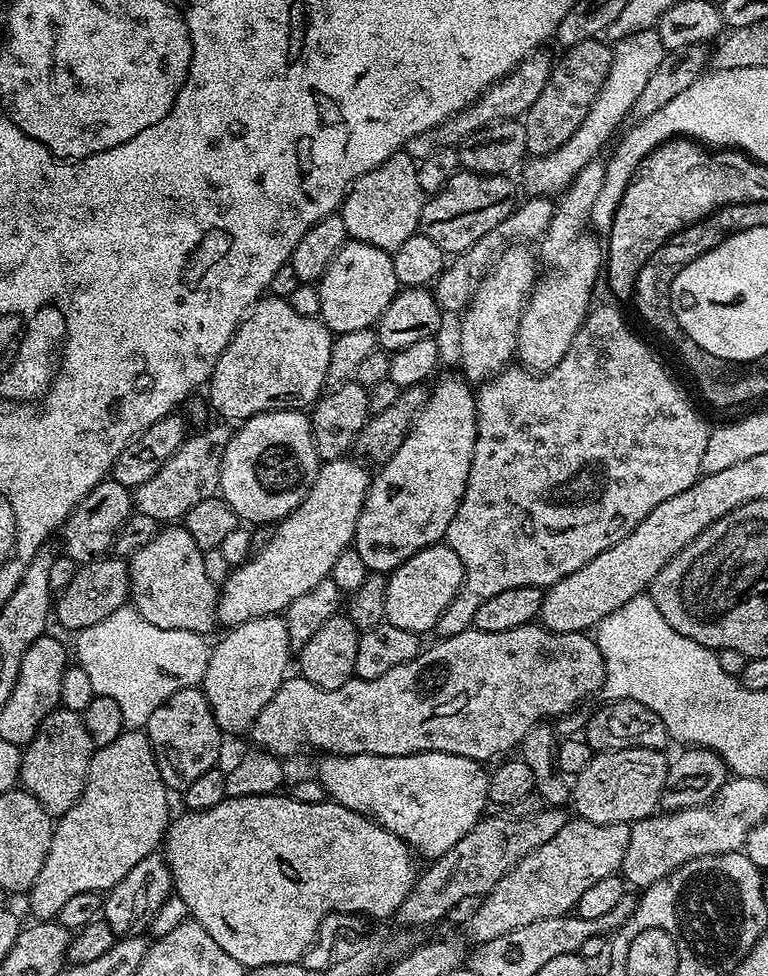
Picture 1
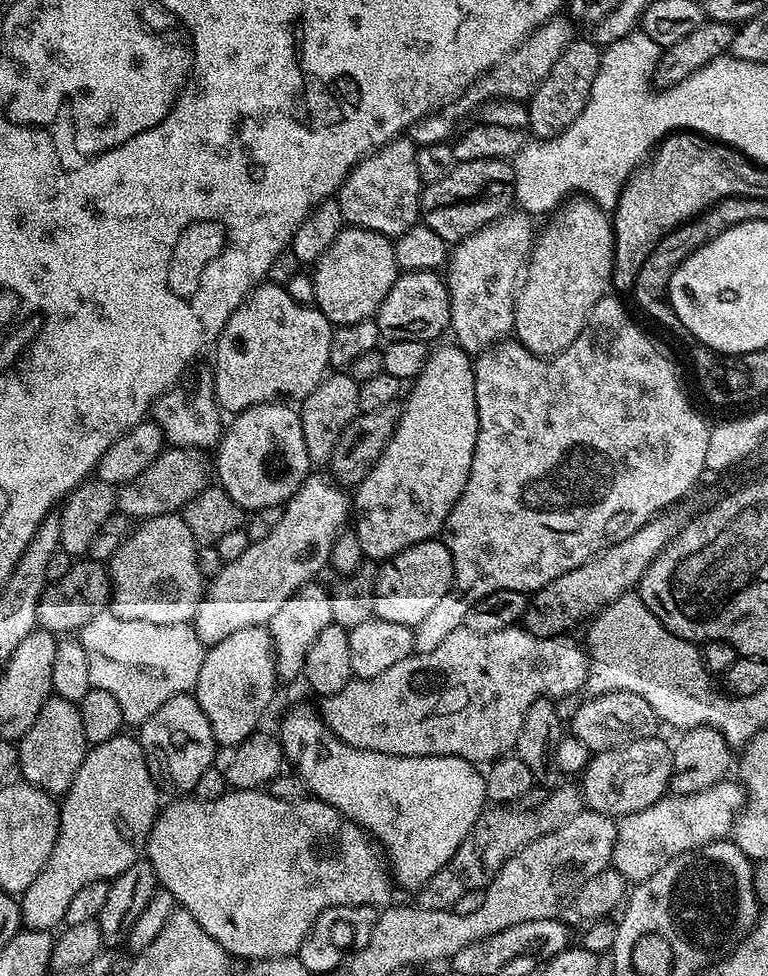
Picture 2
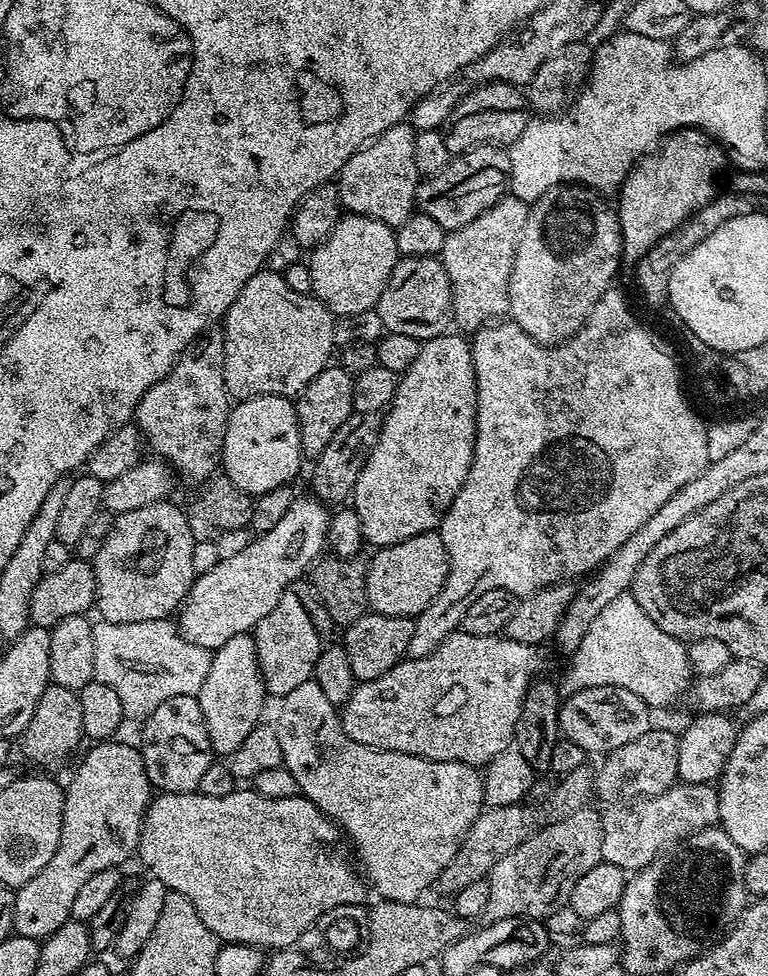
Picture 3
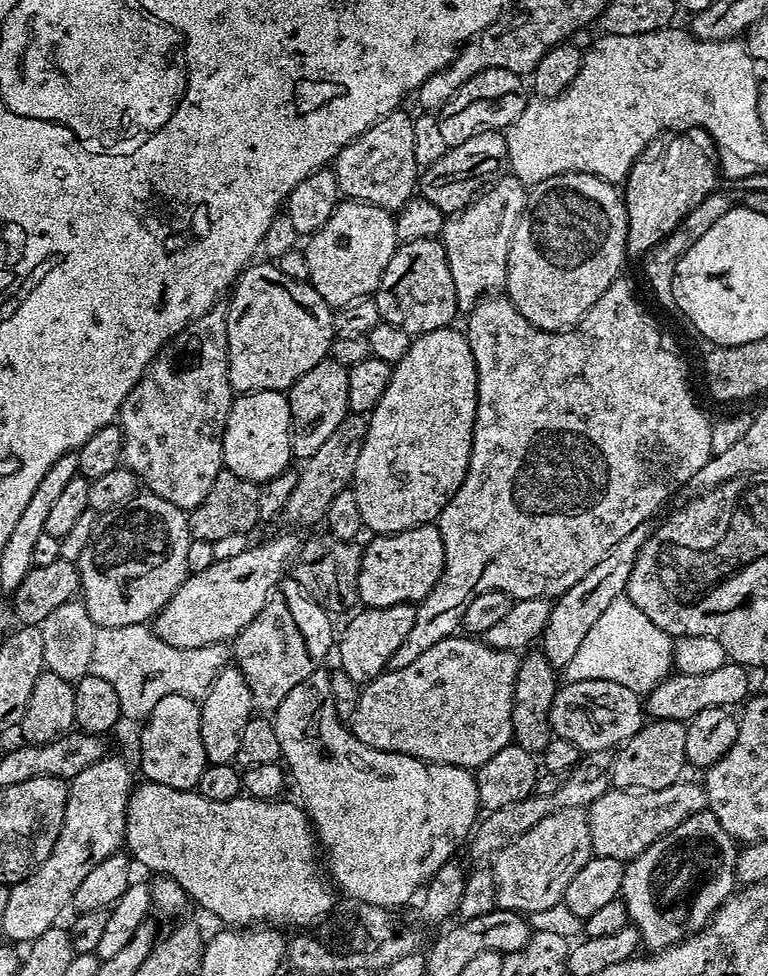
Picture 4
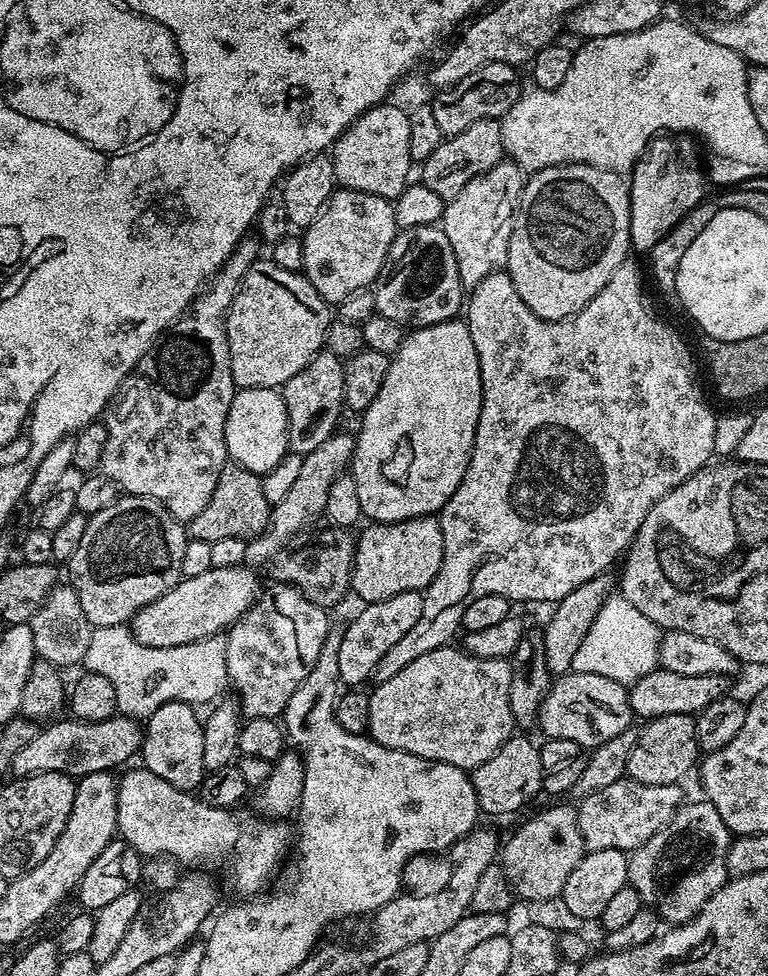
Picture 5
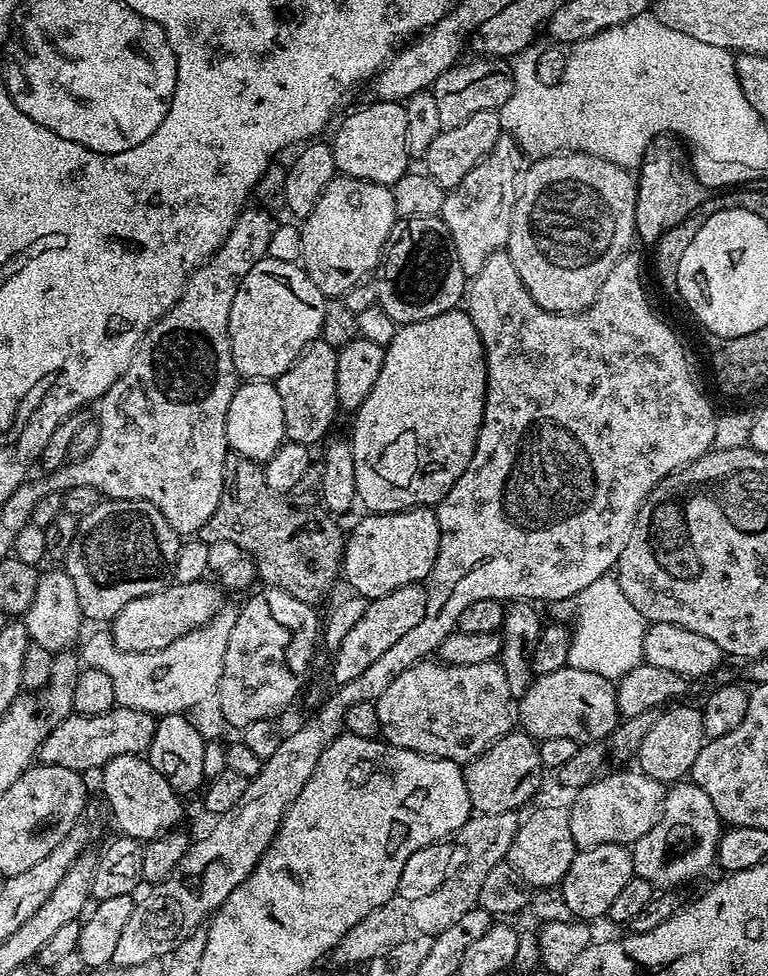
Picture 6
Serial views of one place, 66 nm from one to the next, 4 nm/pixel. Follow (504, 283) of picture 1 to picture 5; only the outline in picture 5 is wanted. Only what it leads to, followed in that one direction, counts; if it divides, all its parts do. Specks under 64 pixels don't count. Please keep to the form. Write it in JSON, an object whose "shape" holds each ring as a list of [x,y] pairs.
{"shape":[[[505,158],[481,176],[470,178],[464,189],[453,200],[445,203],[442,227],[446,238],[450,238],[450,246],[454,246],[458,274],[465,289],[475,288],[478,282],[482,282],[482,278],[491,272],[501,271],[507,265],[512,222],[525,183],[524,169]]]}

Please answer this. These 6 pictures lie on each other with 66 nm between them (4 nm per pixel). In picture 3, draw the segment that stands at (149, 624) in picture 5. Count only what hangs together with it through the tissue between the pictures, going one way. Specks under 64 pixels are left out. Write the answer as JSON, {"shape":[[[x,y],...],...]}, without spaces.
{"shape":[[[301,495],[274,530],[257,535],[246,550],[234,554],[234,558],[221,559],[214,570],[197,576],[178,609],[180,635],[194,642],[194,646],[215,650],[230,642],[230,638],[251,633],[258,621],[278,606],[284,591],[321,559],[320,551],[325,551],[328,542],[329,515],[323,503]]]}

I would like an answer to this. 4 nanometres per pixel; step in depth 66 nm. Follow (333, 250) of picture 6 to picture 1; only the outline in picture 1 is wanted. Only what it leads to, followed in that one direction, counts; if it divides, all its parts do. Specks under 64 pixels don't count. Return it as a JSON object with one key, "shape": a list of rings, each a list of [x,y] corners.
{"shape":[[[349,239],[326,266],[326,274],[322,274],[318,287],[322,298],[319,319],[323,320],[329,332],[339,334],[379,325],[380,315],[386,306],[390,306],[401,285],[398,278],[394,278],[392,253]]]}

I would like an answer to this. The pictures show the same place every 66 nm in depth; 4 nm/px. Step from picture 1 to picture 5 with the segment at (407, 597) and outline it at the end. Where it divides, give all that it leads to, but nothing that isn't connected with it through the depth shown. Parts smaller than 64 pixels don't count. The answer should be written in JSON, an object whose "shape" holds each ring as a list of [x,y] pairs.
{"shape":[[[419,516],[397,524],[372,522],[367,526],[364,533],[359,533],[356,561],[352,563],[351,591],[357,592],[361,601],[373,604],[394,598],[394,594],[420,592],[434,582],[444,557],[442,530],[436,516]]]}

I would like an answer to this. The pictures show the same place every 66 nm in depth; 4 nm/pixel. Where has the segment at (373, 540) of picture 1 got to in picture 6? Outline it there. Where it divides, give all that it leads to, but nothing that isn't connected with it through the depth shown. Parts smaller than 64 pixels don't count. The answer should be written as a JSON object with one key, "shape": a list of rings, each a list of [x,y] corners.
{"shape":[[[454,307],[449,312],[438,314],[434,318],[426,318],[422,322],[401,324],[396,329],[394,338],[384,349],[382,374],[378,374],[370,395],[366,402],[362,402],[360,409],[354,413],[356,420],[352,424],[352,453],[354,454],[354,486],[356,499],[361,505],[365,504],[369,513],[373,512],[404,512],[407,508],[423,508],[435,506],[440,499],[462,478],[462,470],[470,466],[470,458],[474,458],[474,446],[478,442],[480,427],[484,425],[484,403],[488,397],[488,361],[484,358],[484,343],[480,340],[474,322],[469,318],[467,311]]]}

